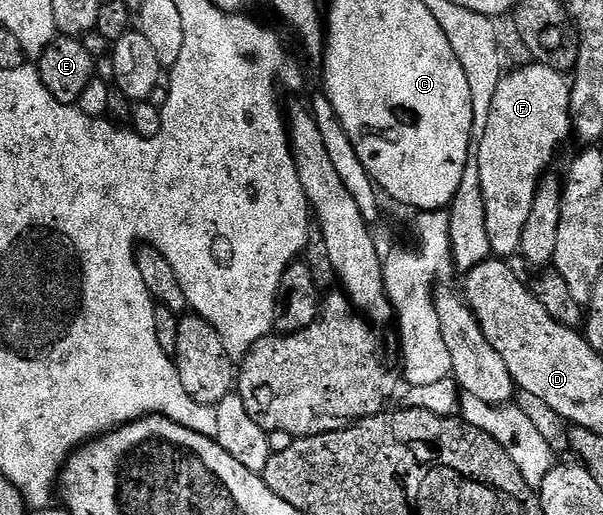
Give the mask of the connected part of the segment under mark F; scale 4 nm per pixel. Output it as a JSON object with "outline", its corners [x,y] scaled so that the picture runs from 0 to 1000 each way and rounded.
{"outline":[[[876,124],[833,148],[821,192],[814,192],[808,247],[794,252],[788,274],[788,317],[794,324],[801,371],[808,464],[818,491],[831,503],[849,501],[849,491],[859,489],[891,359],[907,328],[904,320],[915,313],[920,285],[947,262],[945,151],[907,126]]]}

